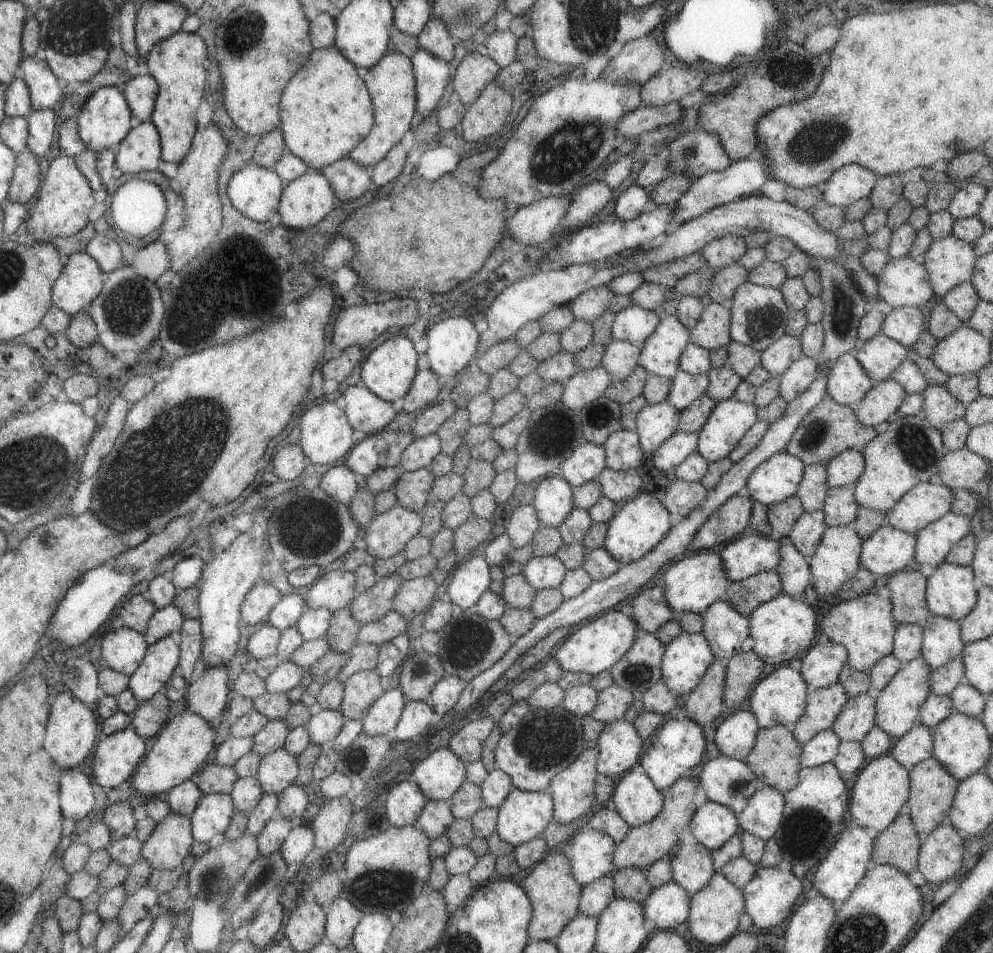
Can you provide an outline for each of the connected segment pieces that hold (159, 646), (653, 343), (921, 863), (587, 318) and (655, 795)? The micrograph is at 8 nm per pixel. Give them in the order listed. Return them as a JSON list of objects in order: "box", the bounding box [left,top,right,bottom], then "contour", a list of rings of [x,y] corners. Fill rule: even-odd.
[{"box":[128,637,178,703],"contour":[[[163,637],[147,645],[137,668],[128,676],[128,689],[138,703],[149,700],[160,691],[178,661],[178,645],[171,637]]]},{"box":[637,315,688,379],"contour":[[[667,315],[641,343],[637,364],[650,375],[671,379],[678,370],[678,358],[687,343],[688,328],[675,315]]]},{"box":[916,822,964,887],"contour":[[[945,822],[922,837],[916,856],[916,870],[932,887],[961,868],[963,840],[964,837]]]},{"box":[568,285,612,323],"contour":[[[605,285],[588,288],[570,300],[568,311],[573,319],[591,323],[607,310],[612,296],[612,292]]]},{"box":[608,768,663,827],"contour":[[[638,768],[627,769],[615,779],[608,805],[631,827],[649,822],[660,812],[663,792]]]}]

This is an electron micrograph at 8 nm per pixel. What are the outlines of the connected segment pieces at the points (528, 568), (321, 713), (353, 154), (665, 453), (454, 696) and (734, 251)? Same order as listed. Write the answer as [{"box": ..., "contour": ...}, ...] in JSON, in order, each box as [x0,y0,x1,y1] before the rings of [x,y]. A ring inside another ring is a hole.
[{"box":[521,555,566,590],"contour":[[[555,555],[531,557],[521,569],[522,577],[535,590],[557,588],[566,568]]]},{"box":[303,709,346,746],"contour":[[[315,709],[303,728],[308,734],[311,745],[321,746],[324,742],[331,742],[346,718],[338,709]]]},{"box":[347,51,415,166],"contour":[[[387,51],[373,66],[367,69],[363,82],[368,90],[373,110],[372,125],[366,135],[353,147],[347,157],[359,166],[377,164],[410,128],[415,112],[414,74],[409,57]]]},{"box":[650,431,697,472],"contour":[[[675,431],[652,452],[650,462],[661,472],[674,469],[695,451],[697,437],[697,433]]]},{"box":[423,676,466,717],"contour":[[[443,676],[433,685],[427,698],[423,701],[432,708],[436,717],[444,715],[457,702],[465,685],[466,682],[456,676]]]},{"box":[699,235,745,270],"contour":[[[723,235],[711,240],[699,250],[706,262],[706,266],[715,270],[735,262],[745,251],[744,237],[737,235]]]}]

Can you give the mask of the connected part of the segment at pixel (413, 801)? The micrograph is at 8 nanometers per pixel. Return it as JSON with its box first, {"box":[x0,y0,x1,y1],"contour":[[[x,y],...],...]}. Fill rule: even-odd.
{"box":[384,781,425,827],"contour":[[[401,781],[385,796],[384,811],[390,825],[406,827],[415,822],[425,804],[425,797],[412,781]]]}

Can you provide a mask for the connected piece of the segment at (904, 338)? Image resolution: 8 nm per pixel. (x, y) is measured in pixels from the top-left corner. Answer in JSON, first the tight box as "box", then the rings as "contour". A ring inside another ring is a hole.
{"box":[880,307,926,348],"contour":[[[897,307],[884,316],[880,333],[906,348],[919,338],[925,328],[926,317],[923,317],[919,307]]]}

